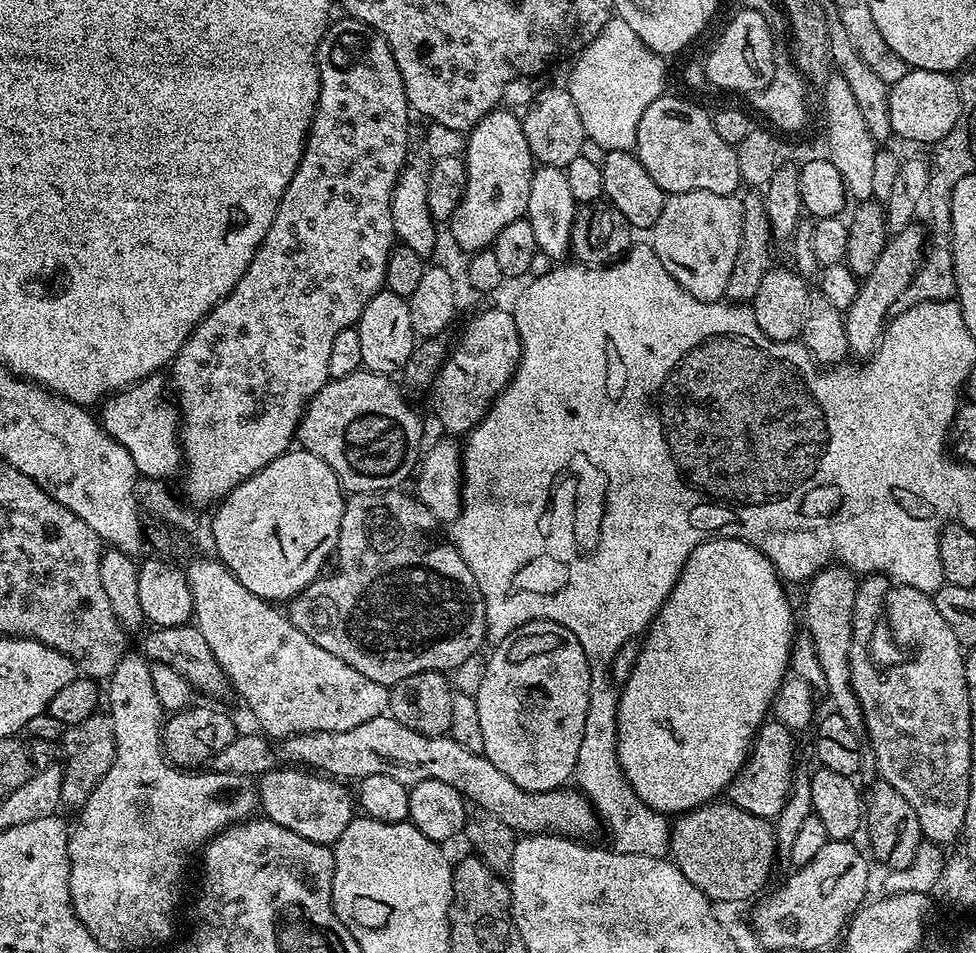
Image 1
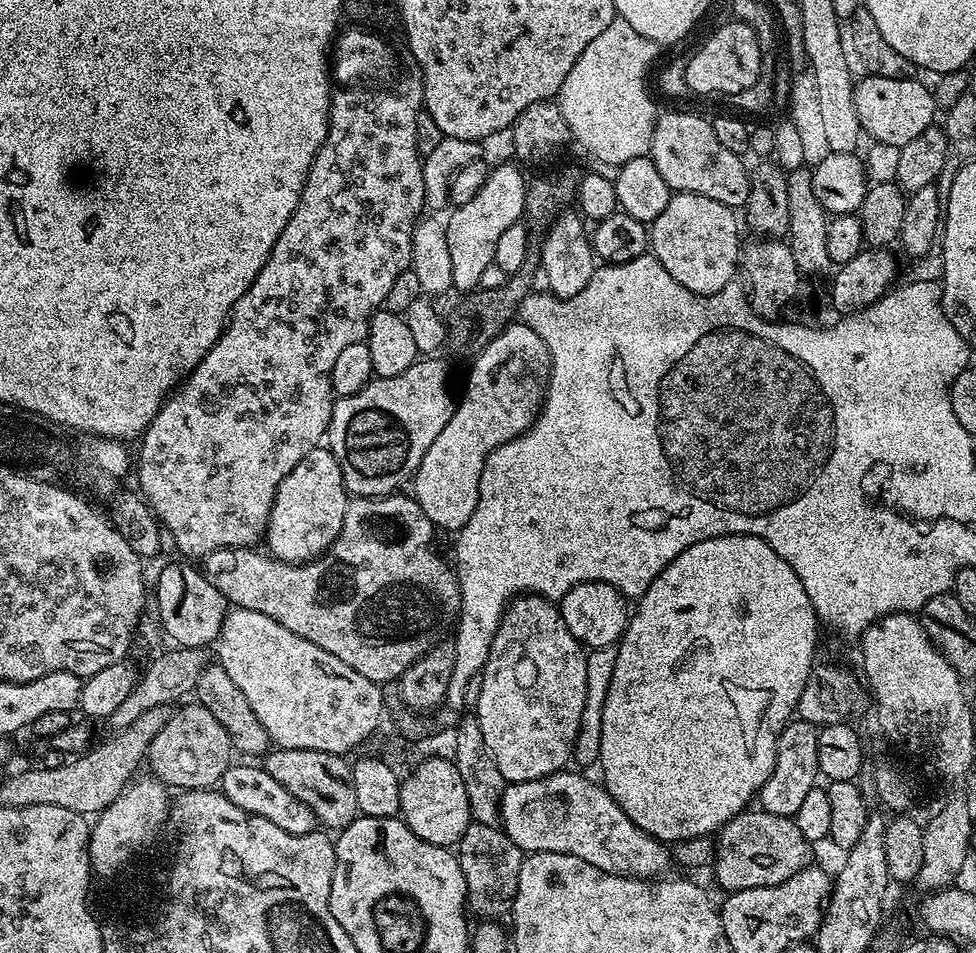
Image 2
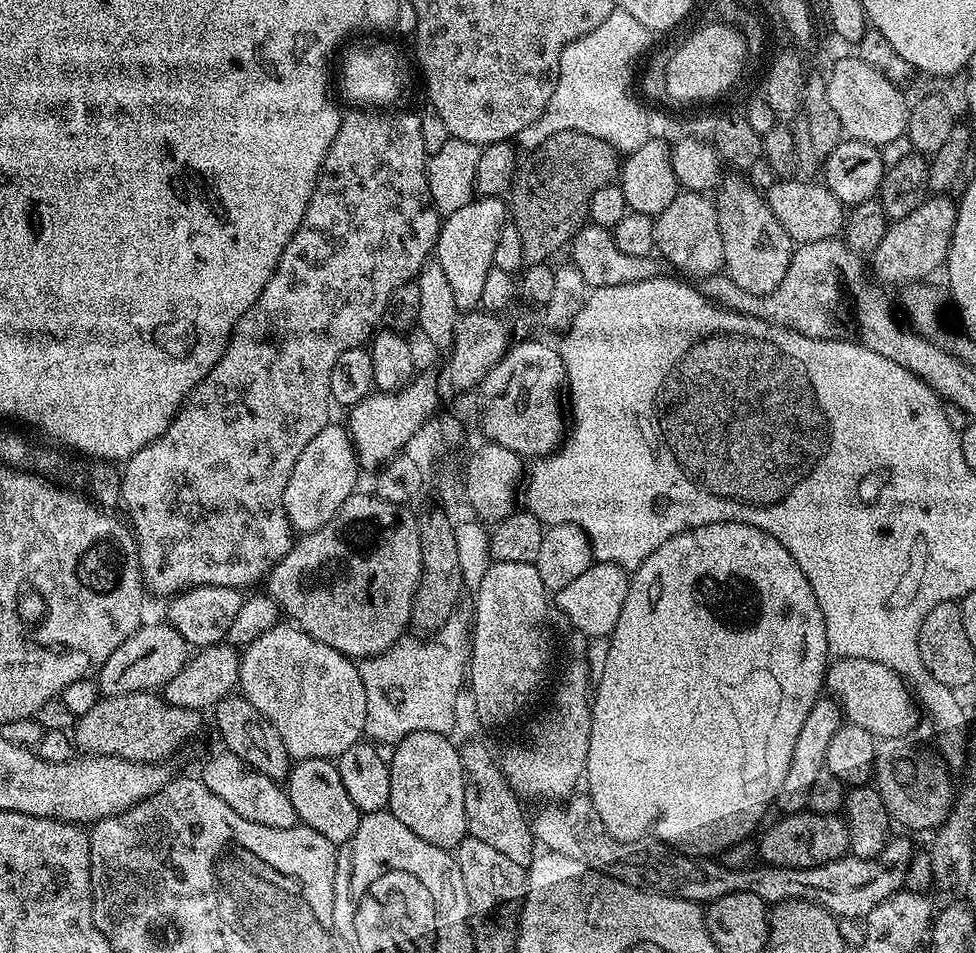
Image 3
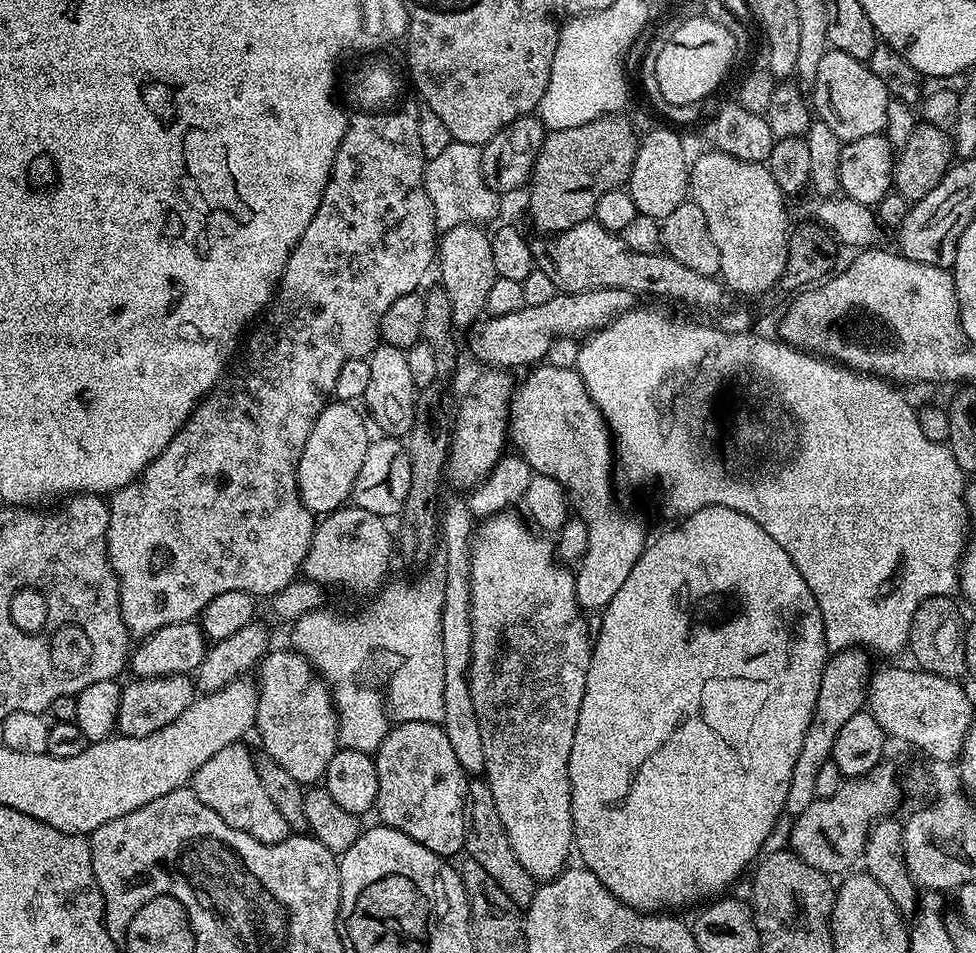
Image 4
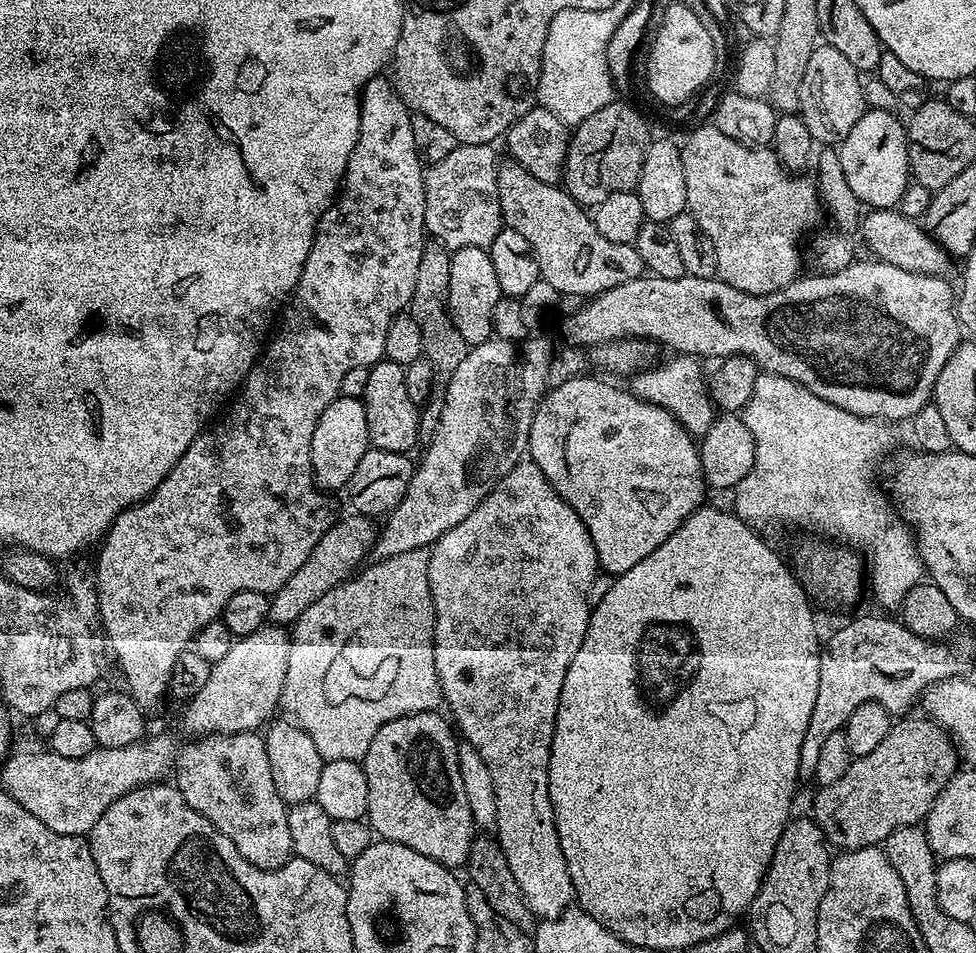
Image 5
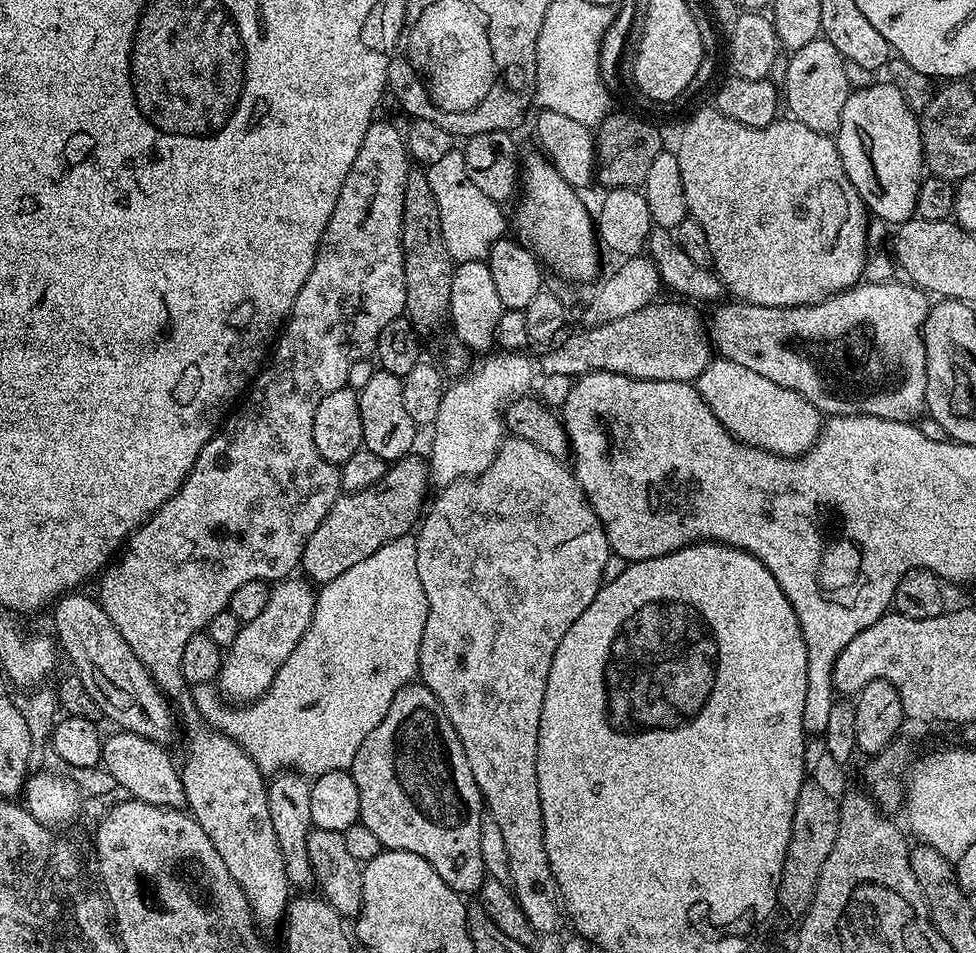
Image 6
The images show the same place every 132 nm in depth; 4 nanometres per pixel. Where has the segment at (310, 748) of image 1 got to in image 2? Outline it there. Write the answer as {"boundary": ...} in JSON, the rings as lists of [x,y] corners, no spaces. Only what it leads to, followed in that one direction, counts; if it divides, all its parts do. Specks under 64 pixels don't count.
{"boundary":[[[561,770],[530,782],[505,783],[504,797],[500,799],[500,824],[510,842],[514,842],[514,846],[518,846],[525,854],[570,854],[574,858],[582,858],[582,862],[590,862],[590,866],[598,866],[598,870],[606,874],[629,876],[635,880],[655,880],[663,877],[667,873],[664,871],[674,864],[669,845],[657,839],[651,831],[635,824],[626,809],[614,802],[612,795],[604,789],[603,783],[596,781],[595,784],[594,781],[572,771]]]}

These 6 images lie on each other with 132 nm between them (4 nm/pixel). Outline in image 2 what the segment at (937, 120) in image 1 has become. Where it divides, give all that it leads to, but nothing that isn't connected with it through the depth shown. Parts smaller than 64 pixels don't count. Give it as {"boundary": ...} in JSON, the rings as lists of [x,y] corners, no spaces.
{"boundary":[[[861,75],[855,81],[852,97],[854,110],[858,112],[863,135],[877,144],[889,144],[901,148],[922,134],[922,130],[933,127],[938,107],[932,89],[922,85],[916,78],[895,80],[881,76]]]}

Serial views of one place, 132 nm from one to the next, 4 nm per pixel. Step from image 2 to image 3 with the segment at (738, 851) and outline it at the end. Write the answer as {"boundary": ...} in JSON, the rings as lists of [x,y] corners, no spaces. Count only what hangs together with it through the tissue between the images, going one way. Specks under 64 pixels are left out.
{"boundary":[[[805,810],[779,818],[781,820],[774,821],[759,833],[758,856],[763,863],[783,868],[809,868],[822,866],[848,852],[848,826],[839,815],[823,816],[820,812]]]}

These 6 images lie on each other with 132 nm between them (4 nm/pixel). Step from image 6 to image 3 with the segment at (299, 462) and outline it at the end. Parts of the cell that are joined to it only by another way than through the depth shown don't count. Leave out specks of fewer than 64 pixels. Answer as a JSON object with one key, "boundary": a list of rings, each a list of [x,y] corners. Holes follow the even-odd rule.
{"boundary":[[[343,116],[340,118],[338,134],[334,134],[334,142],[330,142],[330,150],[320,167],[320,176],[316,180],[316,188],[312,191],[310,202],[306,206],[306,214],[294,230],[294,238],[286,242],[286,250],[282,250],[282,258],[262,294],[242,314],[232,336],[228,339],[222,358],[198,382],[198,386],[188,395],[170,426],[154,442],[142,446],[123,465],[120,477],[120,499],[122,508],[128,511],[127,523],[136,537],[136,557],[140,559],[140,577],[144,580],[145,589],[156,596],[171,598],[187,588],[202,586],[226,586],[237,590],[245,590],[251,584],[265,579],[270,569],[281,560],[294,543],[294,529],[284,509],[284,487],[294,470],[294,462],[298,462],[298,454],[306,450],[310,438],[318,434],[330,422],[328,408],[333,407],[330,394],[330,370],[334,370],[334,362],[342,350],[350,350],[367,345],[371,341],[378,325],[383,321],[386,302],[390,294],[398,286],[410,284],[420,275],[424,265],[429,263],[436,247],[436,239],[440,233],[442,217],[430,198],[428,185],[428,155],[423,150],[422,128],[416,128],[416,120],[412,116],[400,116],[400,120],[388,120],[388,116]],[[220,750],[217,756],[212,756],[205,762],[202,779],[210,794],[218,794],[218,798],[222,798],[230,810],[242,814],[242,818],[250,818],[250,822],[274,826],[278,830],[292,828],[298,822],[287,791],[277,781],[266,778],[266,774],[258,774],[258,770],[246,766],[246,762],[227,750]]]}

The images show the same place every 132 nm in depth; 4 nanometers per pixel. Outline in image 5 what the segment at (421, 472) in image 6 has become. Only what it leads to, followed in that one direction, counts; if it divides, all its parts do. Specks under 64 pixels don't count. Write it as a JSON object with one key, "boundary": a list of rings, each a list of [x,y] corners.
{"boundary":[[[349,514],[345,520],[337,519],[325,532],[322,538],[318,538],[318,546],[310,550],[310,558],[302,562],[296,571],[278,591],[271,593],[268,606],[268,620],[276,626],[291,626],[296,619],[322,594],[326,594],[332,588],[337,588],[353,575],[353,572],[366,556],[373,551],[373,544],[376,541],[378,528],[369,517],[359,514]]]}

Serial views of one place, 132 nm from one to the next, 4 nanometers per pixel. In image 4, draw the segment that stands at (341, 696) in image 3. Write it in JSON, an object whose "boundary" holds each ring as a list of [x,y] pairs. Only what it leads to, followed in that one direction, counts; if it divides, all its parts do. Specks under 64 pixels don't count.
{"boundary":[[[295,650],[287,651],[269,651],[258,665],[260,680],[254,732],[260,735],[265,755],[274,758],[300,785],[312,786],[323,777],[330,758],[338,750],[336,706],[324,677],[311,662]]]}

